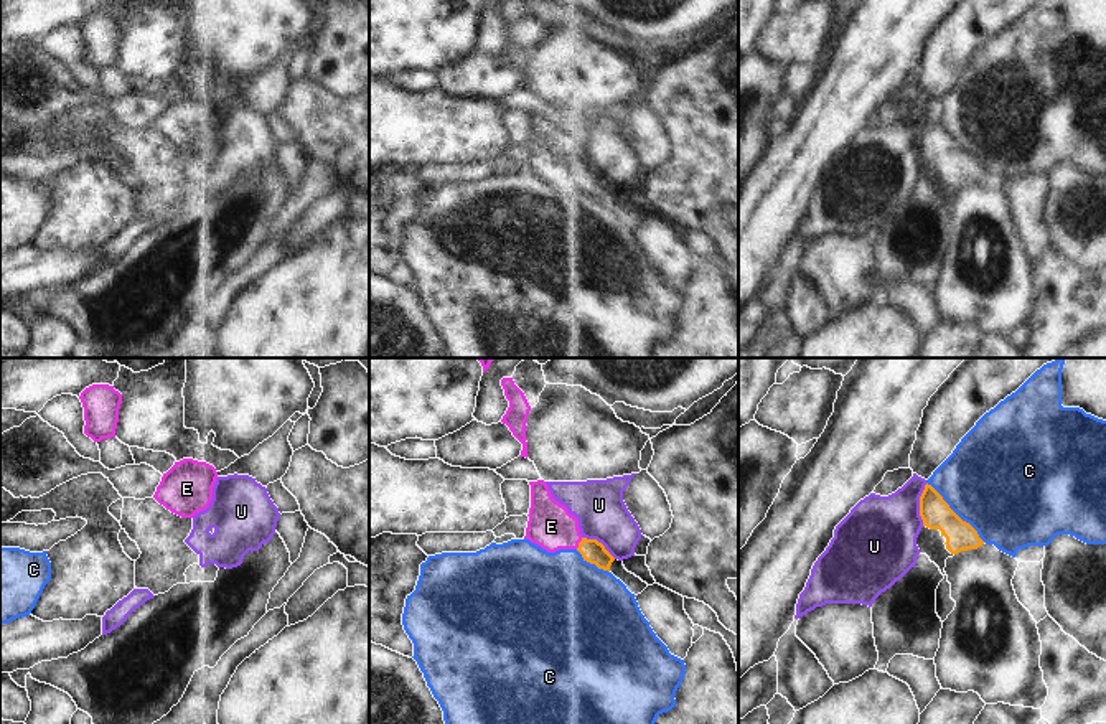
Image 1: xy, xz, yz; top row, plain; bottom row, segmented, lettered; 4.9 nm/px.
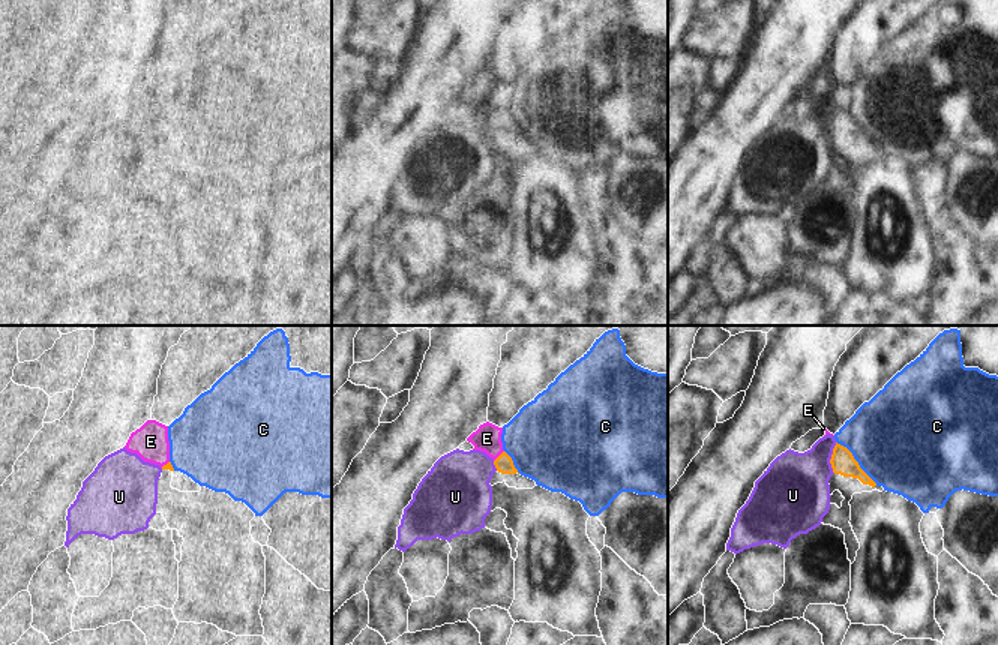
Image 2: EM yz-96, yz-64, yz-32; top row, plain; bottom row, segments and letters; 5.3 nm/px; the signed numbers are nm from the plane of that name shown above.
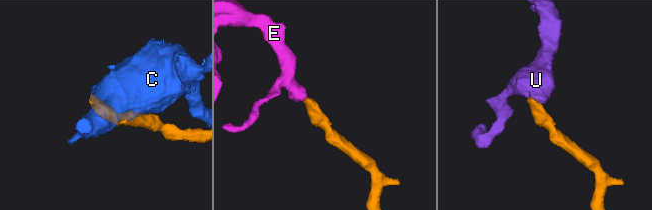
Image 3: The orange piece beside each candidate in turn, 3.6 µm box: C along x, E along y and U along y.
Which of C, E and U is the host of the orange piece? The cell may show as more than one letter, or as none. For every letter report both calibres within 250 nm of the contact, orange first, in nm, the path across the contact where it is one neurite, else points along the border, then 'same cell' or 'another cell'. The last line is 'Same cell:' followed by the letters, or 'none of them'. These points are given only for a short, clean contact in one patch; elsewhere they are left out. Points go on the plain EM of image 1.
C: 150 nm thick on the orange side, 480 nm on the other; another cell
E: 120 nm thick on the orange side, 220 nm on the other; runs through xz (592, 182), (579, 173), (551, 157); same cell
U: 150 nm thick on the orange side, 360 nm on the other; border along yz (927, 114), (920, 127), (922, 155); another cell
Same cell: E

